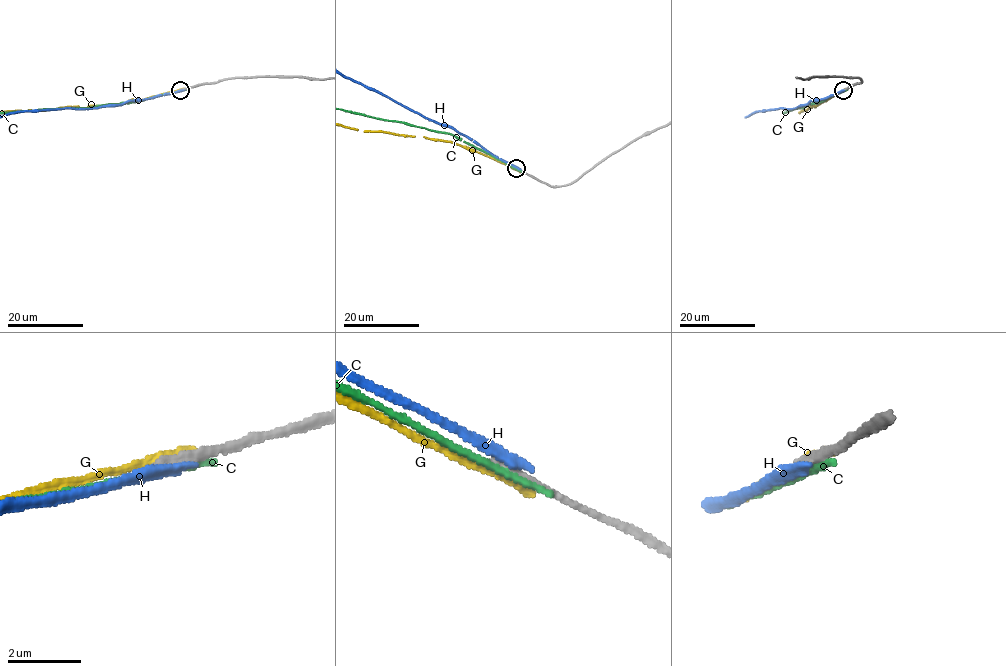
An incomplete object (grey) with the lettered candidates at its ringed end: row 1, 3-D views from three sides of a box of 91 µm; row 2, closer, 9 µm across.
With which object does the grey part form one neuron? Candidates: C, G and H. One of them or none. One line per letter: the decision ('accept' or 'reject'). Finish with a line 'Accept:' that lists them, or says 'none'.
C: reject
G: reject
H: reject
Accept: none

